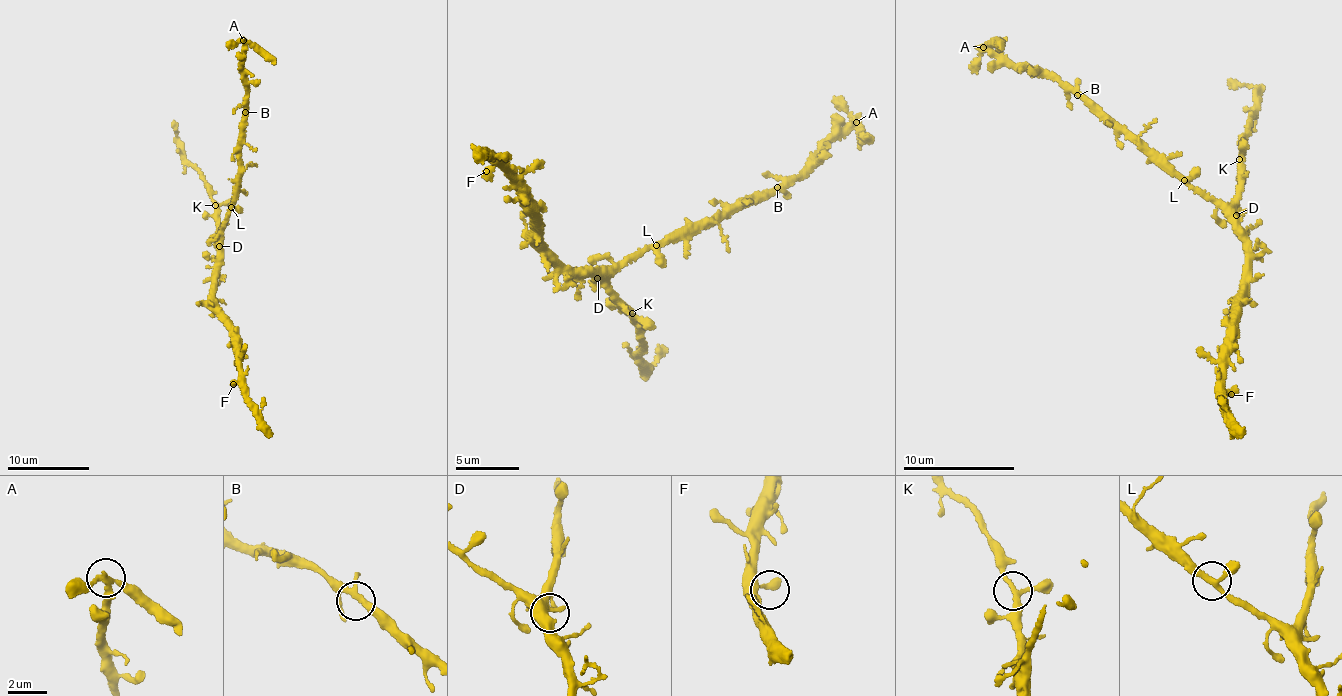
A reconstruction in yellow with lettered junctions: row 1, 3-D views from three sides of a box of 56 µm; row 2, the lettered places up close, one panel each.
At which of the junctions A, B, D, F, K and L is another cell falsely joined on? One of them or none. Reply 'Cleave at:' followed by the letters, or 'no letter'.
Cleave at: A

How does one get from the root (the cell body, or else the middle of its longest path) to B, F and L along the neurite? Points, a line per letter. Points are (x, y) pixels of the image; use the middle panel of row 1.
B: (609, 268), (711, 222), (777, 187)
F: (609, 268), (591, 270), (586, 266), (571, 271), (531, 232), (532, 215), (506, 172), (497, 165), (486, 171)
L: (609, 268), (656, 245)

